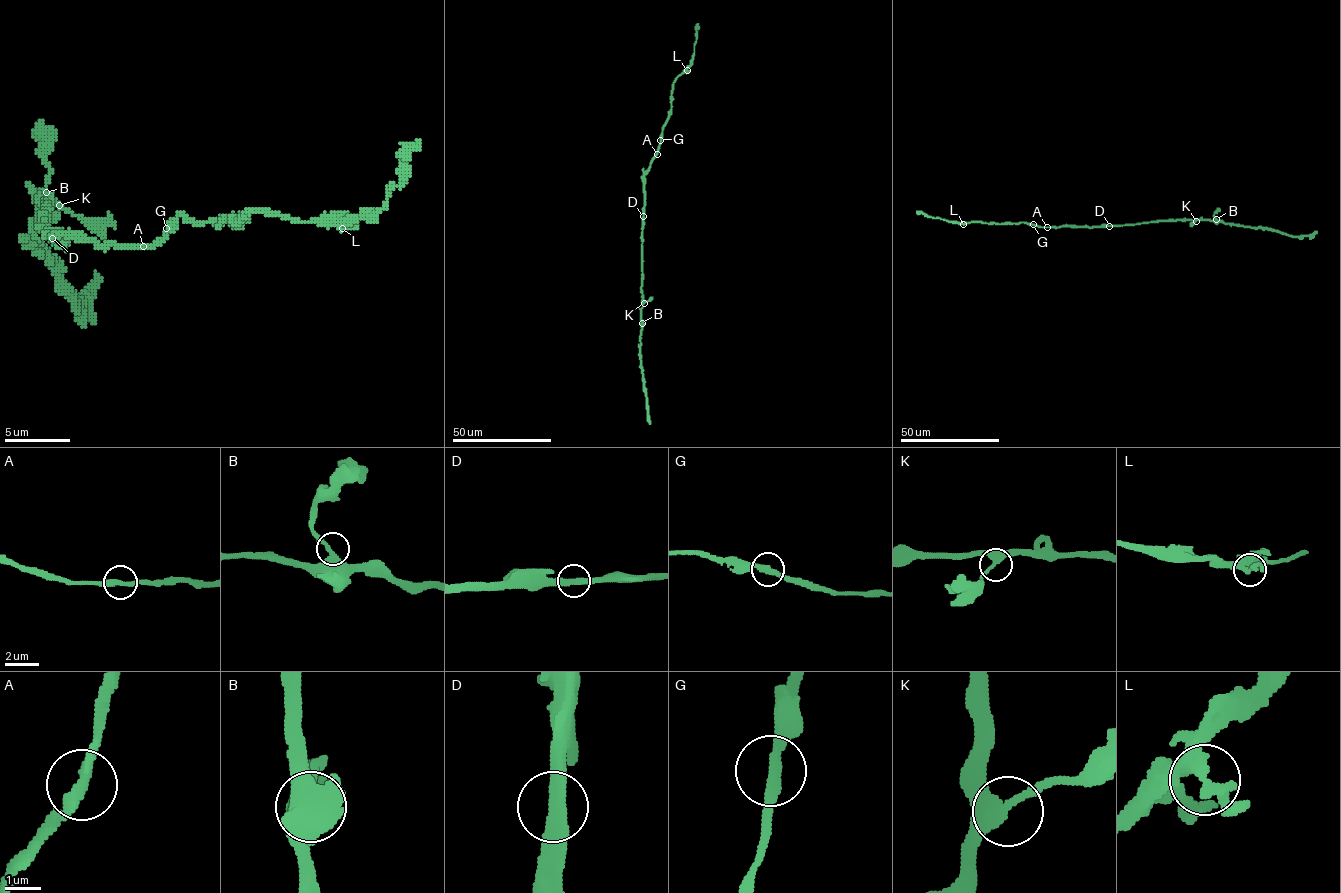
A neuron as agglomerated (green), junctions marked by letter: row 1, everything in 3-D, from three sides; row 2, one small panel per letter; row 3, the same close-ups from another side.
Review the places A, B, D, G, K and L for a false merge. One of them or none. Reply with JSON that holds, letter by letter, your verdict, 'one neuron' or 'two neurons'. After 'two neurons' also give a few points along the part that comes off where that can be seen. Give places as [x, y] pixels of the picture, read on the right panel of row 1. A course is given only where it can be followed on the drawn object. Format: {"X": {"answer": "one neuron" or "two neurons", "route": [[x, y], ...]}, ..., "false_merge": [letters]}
{"A": {"answer": "one neuron"}, "B": {"answer": "one neuron"}, "D": {"answer": "one neuron"}, "G": {"answer": "one neuron"}, "K": {"answer": "one neuron"}, "L": {"answer": "one neuron"}, "false_merge": []}

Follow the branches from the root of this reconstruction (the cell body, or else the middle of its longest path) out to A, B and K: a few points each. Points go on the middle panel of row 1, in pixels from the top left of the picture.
A: (643, 216), (644, 175), (657, 153)
B: (643, 216), (642, 323)
K: (643, 216), (641, 292), (644, 303)

